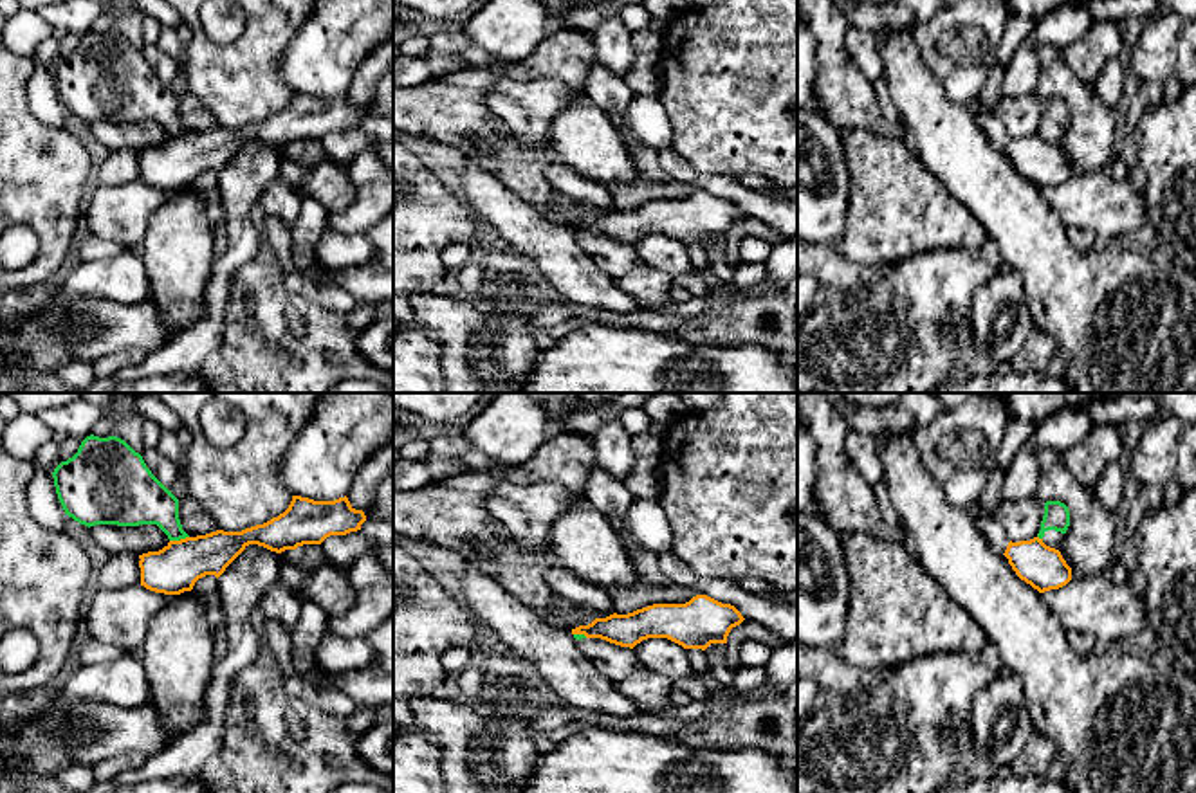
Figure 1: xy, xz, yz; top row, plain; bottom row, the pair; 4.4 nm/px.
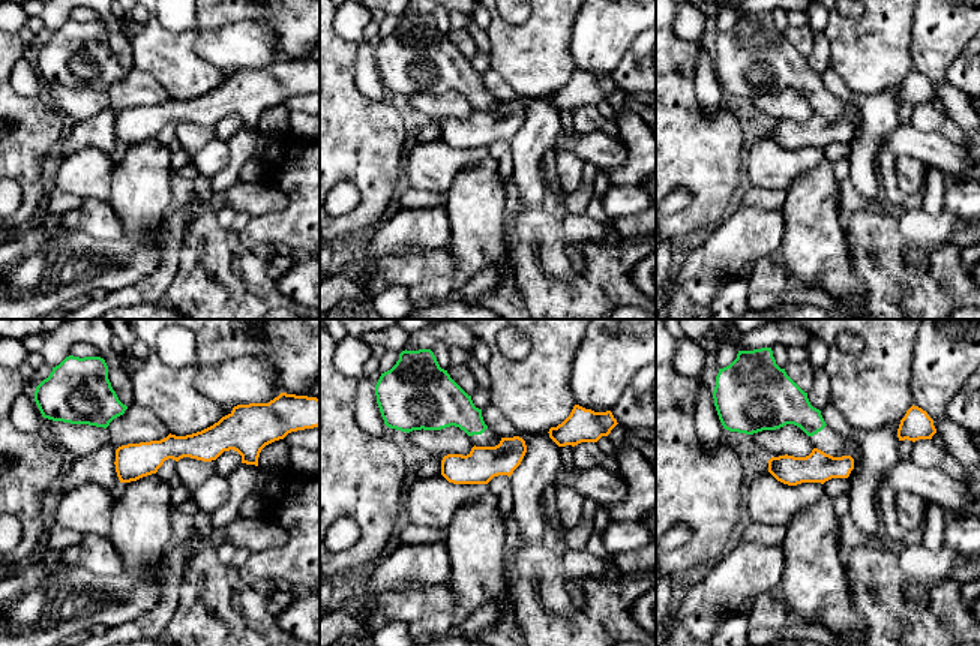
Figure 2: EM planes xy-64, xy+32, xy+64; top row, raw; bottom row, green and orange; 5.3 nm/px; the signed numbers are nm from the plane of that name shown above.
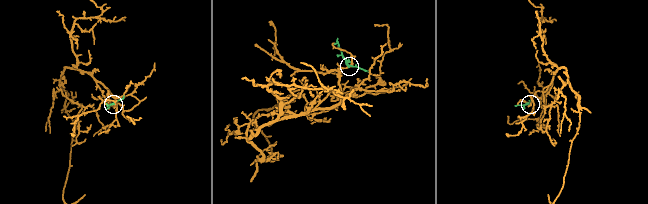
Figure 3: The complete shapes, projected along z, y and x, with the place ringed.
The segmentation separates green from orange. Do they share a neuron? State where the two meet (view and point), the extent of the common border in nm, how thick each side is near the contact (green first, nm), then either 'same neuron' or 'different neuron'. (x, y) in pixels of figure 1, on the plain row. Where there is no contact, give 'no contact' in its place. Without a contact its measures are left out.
xy (179, 136) | 90 nm | 220/220 nm | different neuron

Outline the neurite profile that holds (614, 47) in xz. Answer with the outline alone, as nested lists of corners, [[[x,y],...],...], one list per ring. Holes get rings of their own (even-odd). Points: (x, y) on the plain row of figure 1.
[[[619,16],[606,20],[592,32],[592,40],[595,43],[597,61],[606,70],[624,79],[637,52],[633,49],[631,32],[622,20]]]

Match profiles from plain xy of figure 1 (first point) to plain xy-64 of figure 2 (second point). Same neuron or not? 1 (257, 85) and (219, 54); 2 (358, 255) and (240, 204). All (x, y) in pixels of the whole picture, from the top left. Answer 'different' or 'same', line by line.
1: different
2: same

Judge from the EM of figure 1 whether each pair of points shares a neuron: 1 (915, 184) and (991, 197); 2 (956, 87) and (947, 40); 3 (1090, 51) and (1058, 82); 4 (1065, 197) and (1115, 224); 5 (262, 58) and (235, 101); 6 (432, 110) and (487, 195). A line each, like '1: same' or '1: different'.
1: different
2: same
3: different
4: same
5: same
6: different

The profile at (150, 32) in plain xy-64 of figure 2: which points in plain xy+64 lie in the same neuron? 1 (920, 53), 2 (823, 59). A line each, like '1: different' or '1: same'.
1: different
2: different

